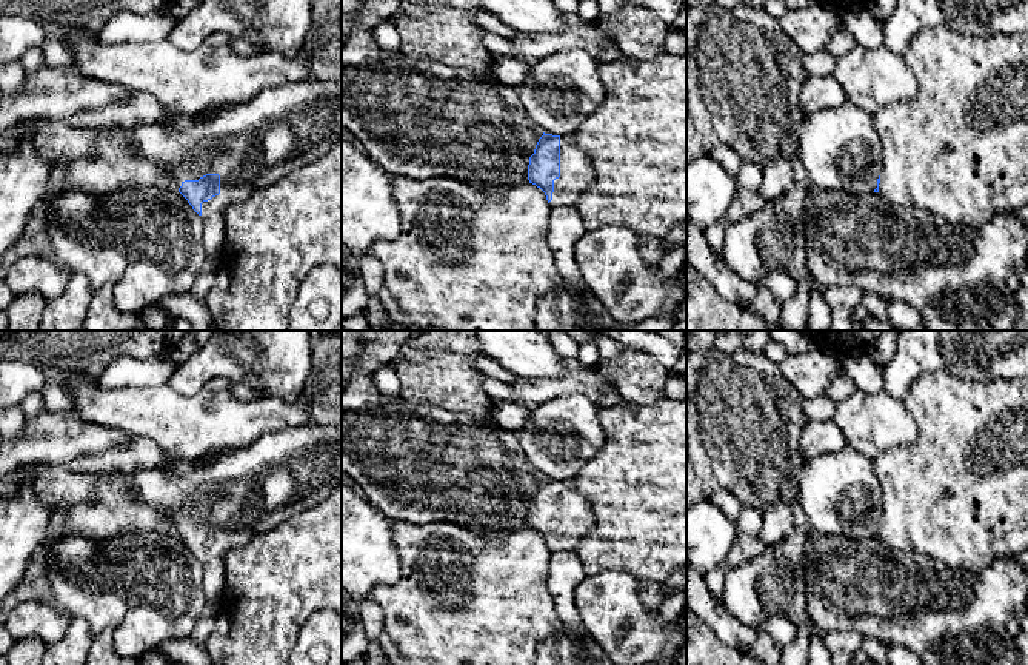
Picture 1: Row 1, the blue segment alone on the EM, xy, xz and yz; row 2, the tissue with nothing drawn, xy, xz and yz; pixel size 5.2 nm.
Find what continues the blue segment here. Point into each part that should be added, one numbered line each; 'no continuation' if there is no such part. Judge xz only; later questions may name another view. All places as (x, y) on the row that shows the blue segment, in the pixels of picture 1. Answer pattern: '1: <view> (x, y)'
1: xz (576, 167)

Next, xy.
1: xy (254, 143)

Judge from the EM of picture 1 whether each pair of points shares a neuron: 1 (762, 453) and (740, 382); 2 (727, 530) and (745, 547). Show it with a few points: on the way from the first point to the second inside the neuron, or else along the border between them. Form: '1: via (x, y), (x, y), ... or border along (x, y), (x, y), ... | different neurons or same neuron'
1: via (745, 436), (740, 431), (740, 399) | same neuron
2: border along (739, 533), (722, 564) | different neurons

